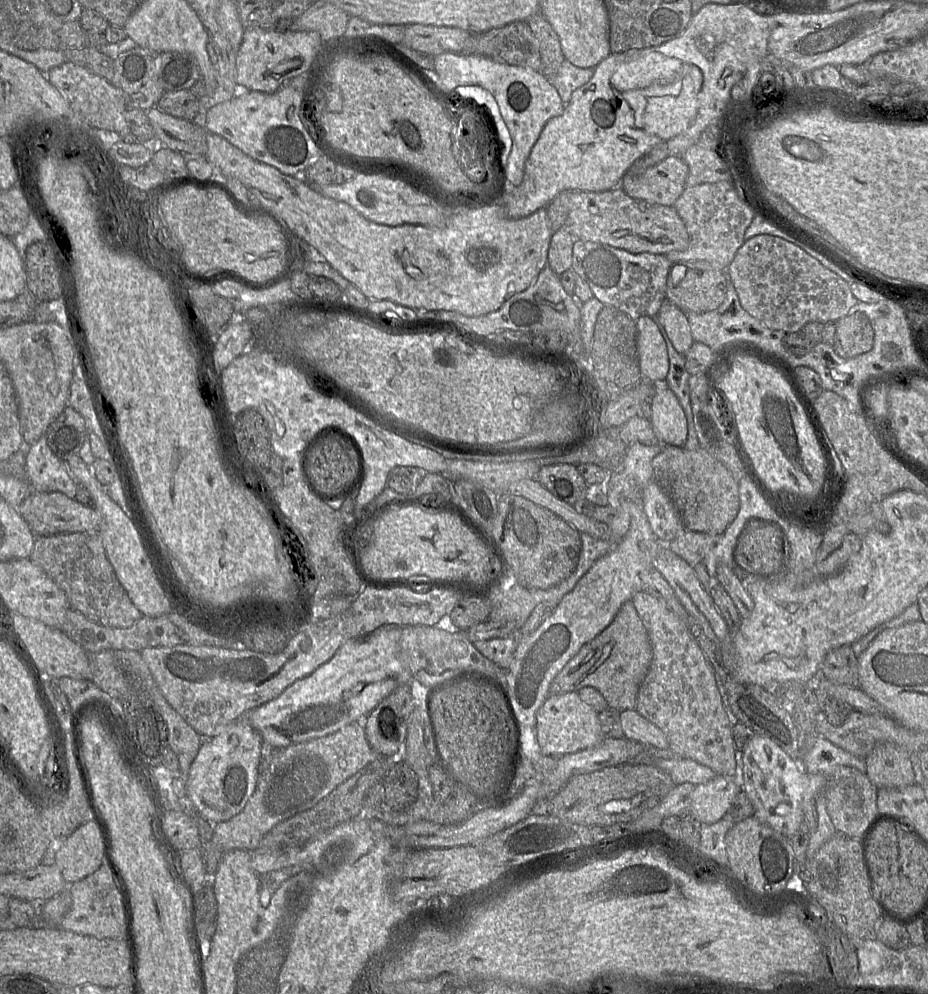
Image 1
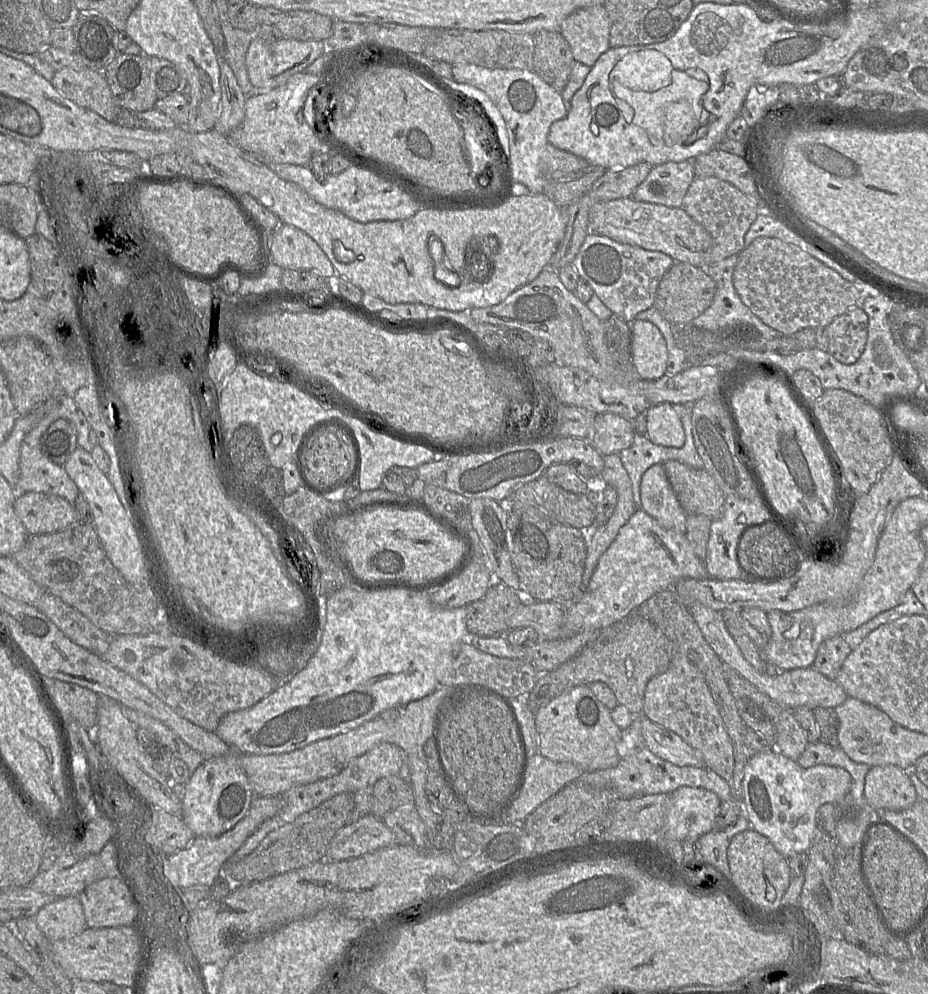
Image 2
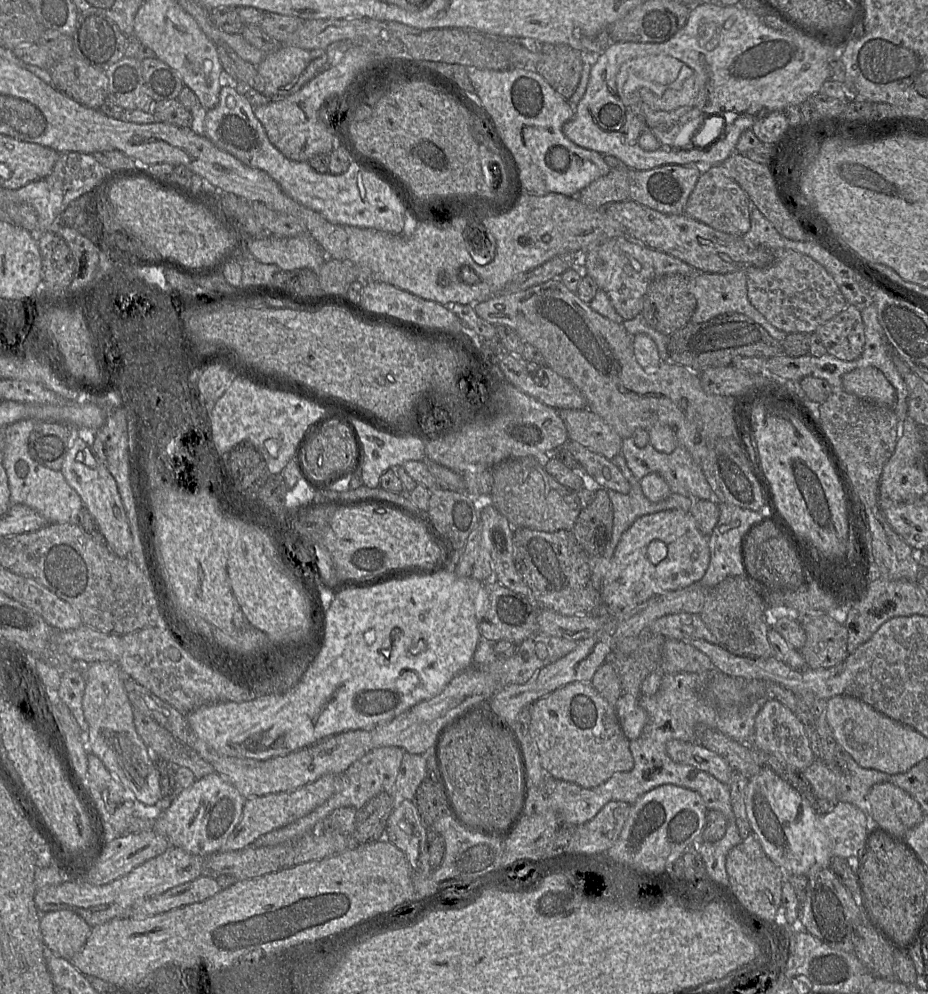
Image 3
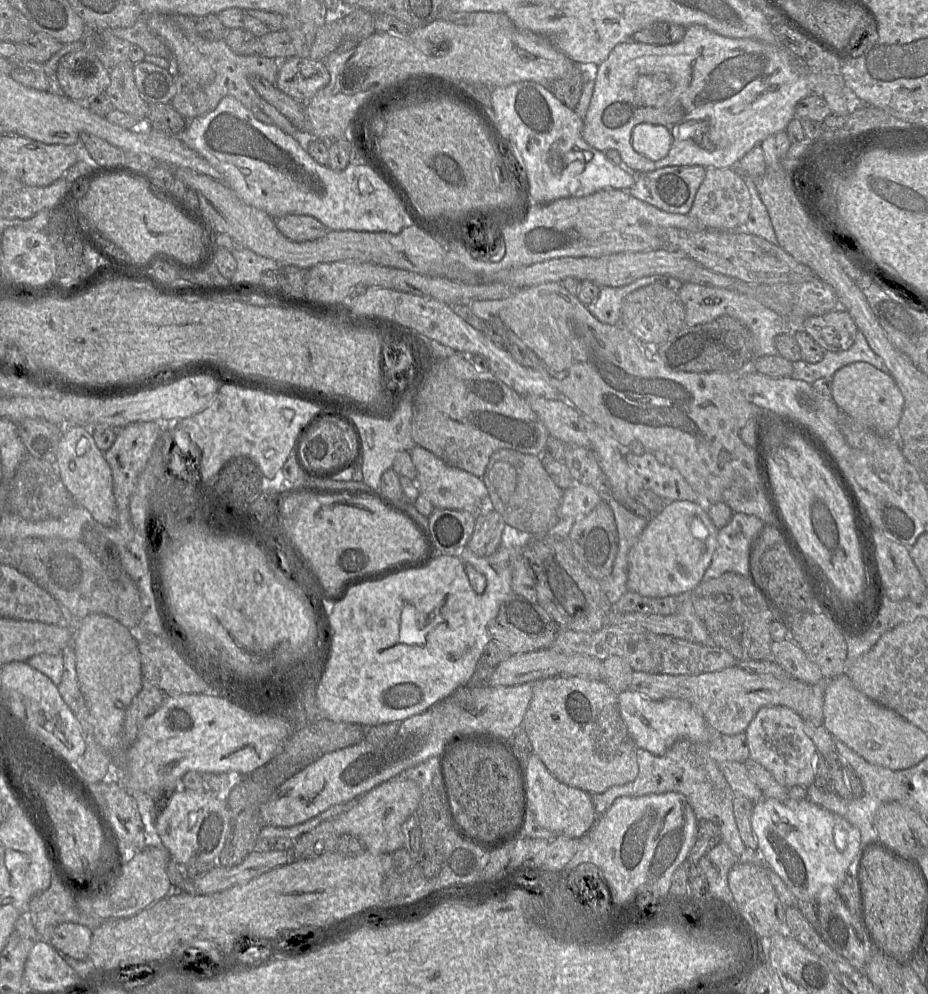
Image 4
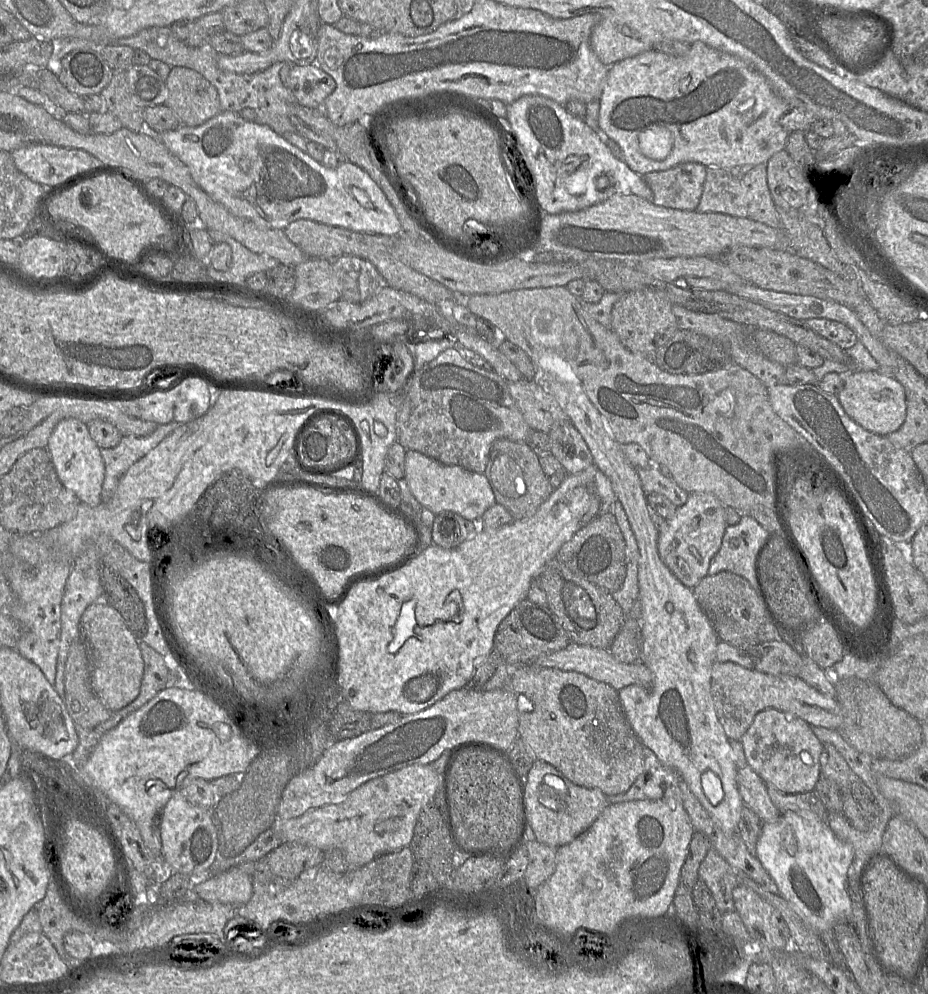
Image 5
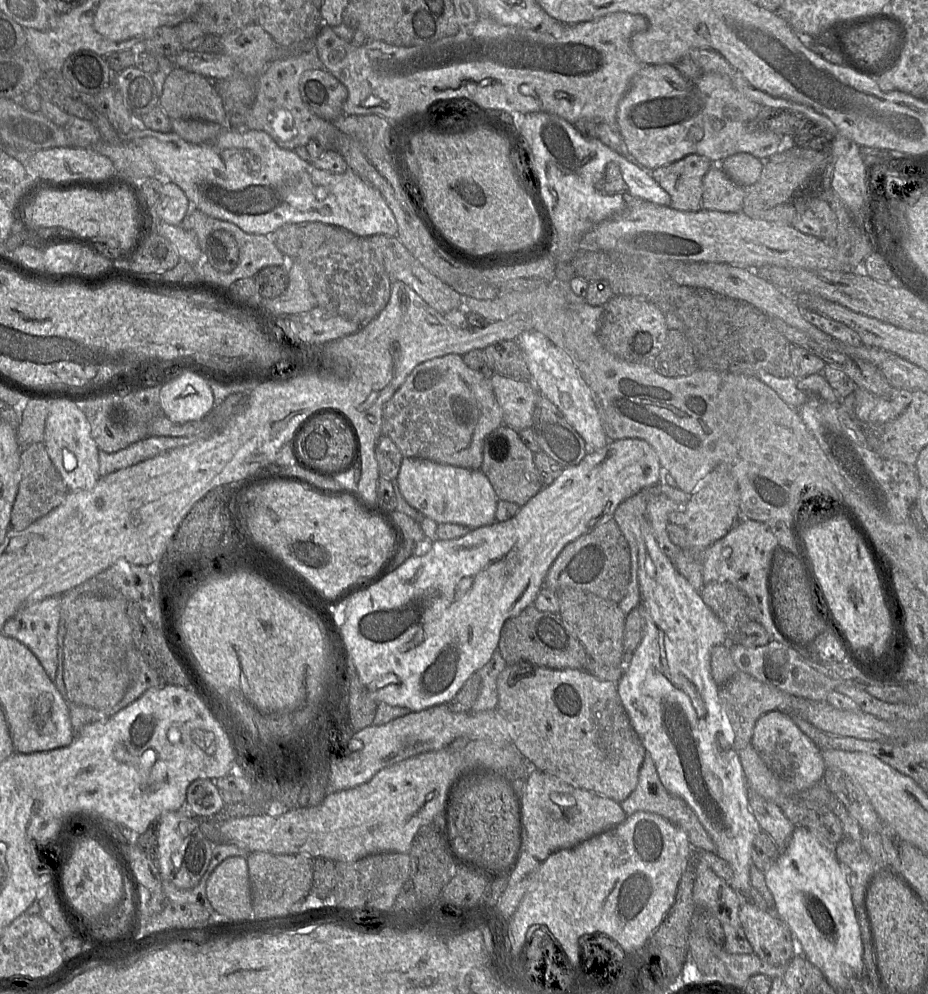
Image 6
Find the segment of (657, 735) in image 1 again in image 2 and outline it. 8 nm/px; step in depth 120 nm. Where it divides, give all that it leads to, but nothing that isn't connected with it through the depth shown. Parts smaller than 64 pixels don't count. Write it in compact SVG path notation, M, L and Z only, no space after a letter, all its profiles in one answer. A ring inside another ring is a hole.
M634 715L634 716L640 716L640 724L641 724L641 734L644 739L644 742L647 746L647 748L656 756L660 757L663 760L666 760L674 765L677 766L693 766L693 767L705 767L705 763L703 760L702 755L696 751L694 748L692 748L690 745L688 745L679 735L676 733L656 725L652 721L650 721L647 717L644 715Z

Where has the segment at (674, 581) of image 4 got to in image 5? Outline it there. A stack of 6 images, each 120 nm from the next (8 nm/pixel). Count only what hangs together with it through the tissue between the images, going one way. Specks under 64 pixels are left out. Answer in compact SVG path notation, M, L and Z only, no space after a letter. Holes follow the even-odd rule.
M692 493L687 501L677 507L675 514L665 519L658 531L658 553L661 561L674 576L687 588L693 589L705 576L710 561L718 552L727 527L725 521L725 506L714 495L708 493Z

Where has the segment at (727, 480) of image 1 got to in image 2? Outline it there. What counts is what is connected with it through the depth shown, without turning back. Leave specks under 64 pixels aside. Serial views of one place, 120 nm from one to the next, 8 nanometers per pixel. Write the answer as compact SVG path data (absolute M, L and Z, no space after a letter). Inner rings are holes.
M676 460L666 461L663 467L679 503L687 514L704 515L711 520L722 515L726 495L704 469L694 469Z

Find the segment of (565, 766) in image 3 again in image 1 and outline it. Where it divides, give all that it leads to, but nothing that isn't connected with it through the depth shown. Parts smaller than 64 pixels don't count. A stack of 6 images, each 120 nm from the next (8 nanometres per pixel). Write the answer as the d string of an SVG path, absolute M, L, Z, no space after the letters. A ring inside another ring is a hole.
M578 692L549 695L537 712L536 739L544 756L560 757L589 749L601 743L605 737L598 712L582 701Z

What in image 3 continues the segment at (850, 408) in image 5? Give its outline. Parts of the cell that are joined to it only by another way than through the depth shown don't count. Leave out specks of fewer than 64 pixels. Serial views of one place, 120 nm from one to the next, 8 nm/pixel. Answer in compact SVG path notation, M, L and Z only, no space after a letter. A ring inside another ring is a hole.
M877 368L854 369L842 376L842 389L863 400L881 406L893 406L896 391L885 375Z

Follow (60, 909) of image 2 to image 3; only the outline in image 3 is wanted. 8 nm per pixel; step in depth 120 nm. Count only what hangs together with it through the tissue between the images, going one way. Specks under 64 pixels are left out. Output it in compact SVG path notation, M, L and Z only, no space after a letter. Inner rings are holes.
M66 909L42 913L40 928L46 947L67 960L84 947L92 929L77 913Z

